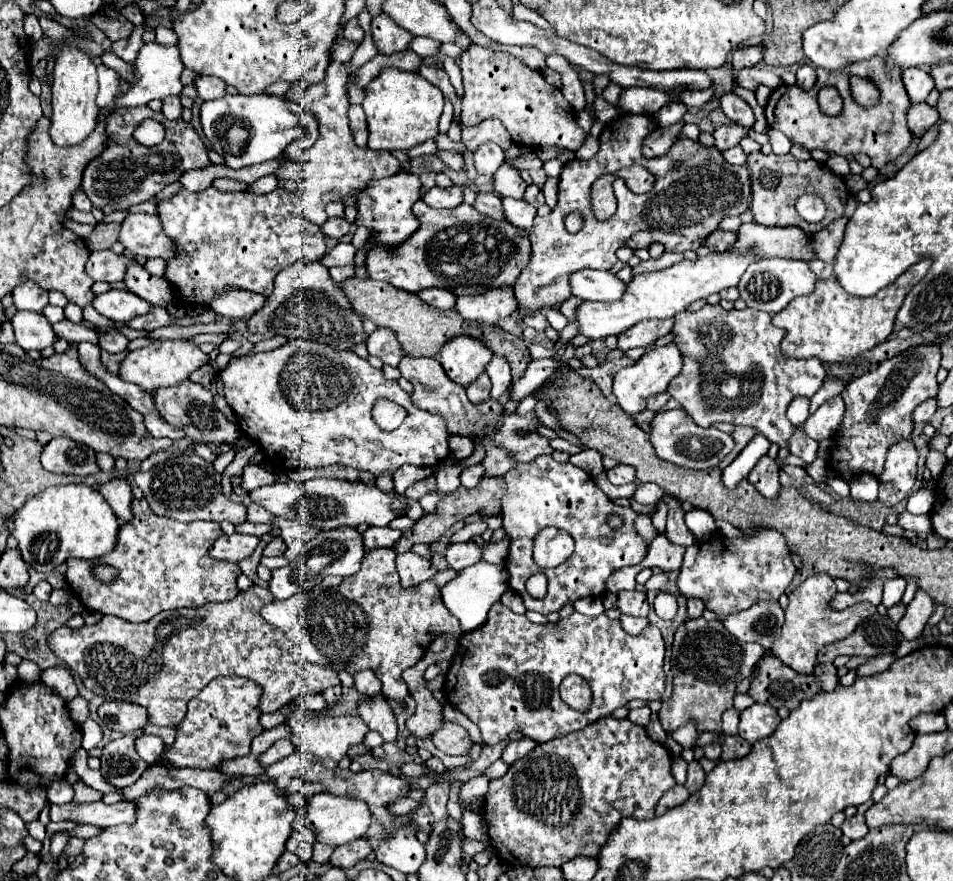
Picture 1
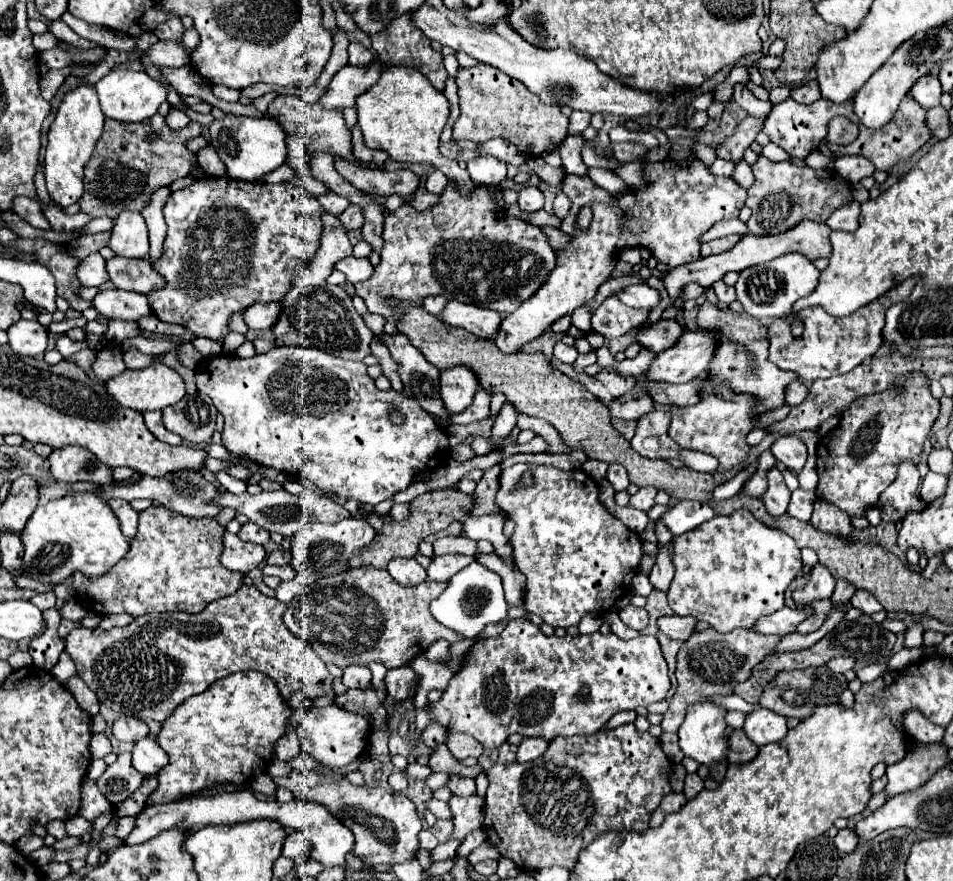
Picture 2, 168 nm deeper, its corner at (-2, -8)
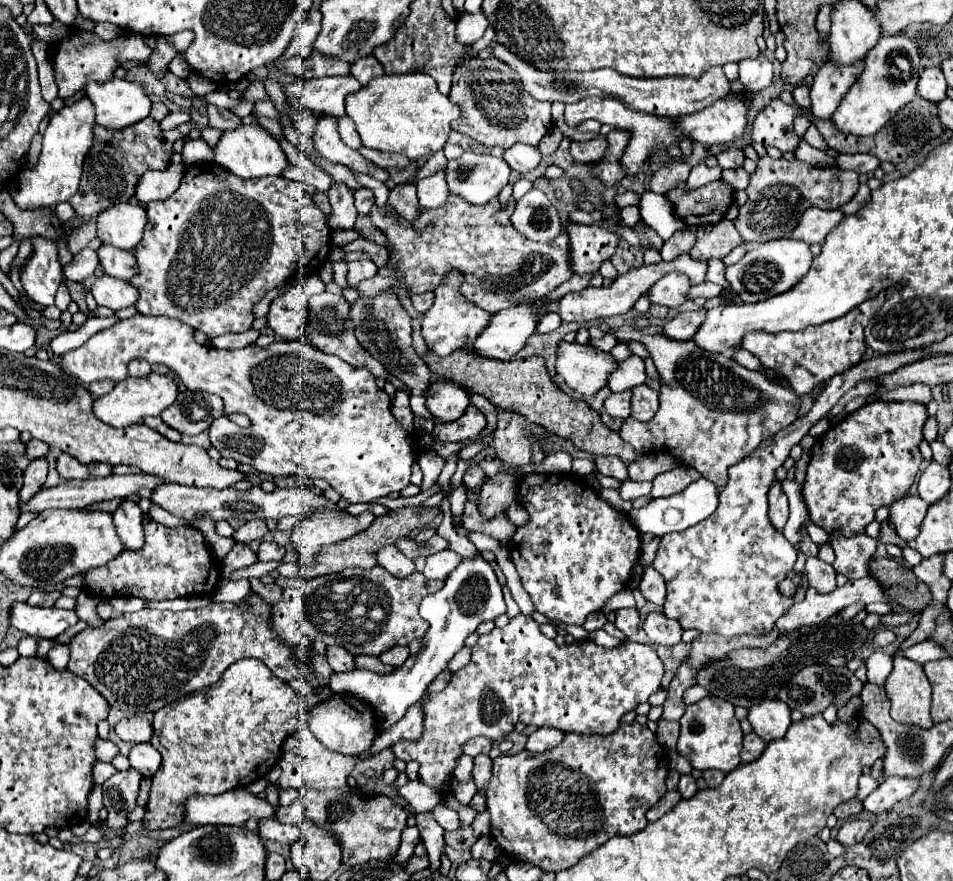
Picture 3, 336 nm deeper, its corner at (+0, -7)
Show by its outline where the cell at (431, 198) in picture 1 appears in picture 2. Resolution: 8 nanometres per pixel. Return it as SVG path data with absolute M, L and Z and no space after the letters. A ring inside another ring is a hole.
M418 188L416 194L414 194L414 200L412 200L412 206L414 206L416 210L428 210L430 206L436 206L438 202L440 202L440 196L430 194L430 192L426 192L424 188Z

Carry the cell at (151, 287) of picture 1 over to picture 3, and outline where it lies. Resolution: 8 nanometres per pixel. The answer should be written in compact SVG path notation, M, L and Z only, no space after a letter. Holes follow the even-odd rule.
M102 245L98 251L98 259L102 269L118 279L130 281L130 277L136 275L136 259L132 251L122 251L112 245Z

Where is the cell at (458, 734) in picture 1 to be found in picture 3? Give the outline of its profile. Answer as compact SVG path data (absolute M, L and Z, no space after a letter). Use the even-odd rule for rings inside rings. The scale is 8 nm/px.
M474 737L474 739L466 741L462 749L464 749L466 755L476 757L476 755L480 755L480 753L490 753L490 749L492 749L492 741L490 741L488 737Z

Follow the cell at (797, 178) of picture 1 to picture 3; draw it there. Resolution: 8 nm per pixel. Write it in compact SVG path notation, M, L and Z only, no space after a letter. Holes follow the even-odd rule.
M762 157L746 189L748 201L740 207L740 213L732 223L746 243L766 243L788 235L798 225L804 211L810 207L820 209L842 207L856 195L858 185L860 183L856 171L842 171L840 167L816 169L796 159L786 161L784 157L782 159Z

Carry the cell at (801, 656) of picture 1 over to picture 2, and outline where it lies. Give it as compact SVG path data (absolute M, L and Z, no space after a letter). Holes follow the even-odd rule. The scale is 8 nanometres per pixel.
M816 564L810 572L808 584L800 590L792 592L792 598L796 604L812 604L816 600L824 600L824 598L832 598L835 590L836 579L826 568L822 568L822 564Z

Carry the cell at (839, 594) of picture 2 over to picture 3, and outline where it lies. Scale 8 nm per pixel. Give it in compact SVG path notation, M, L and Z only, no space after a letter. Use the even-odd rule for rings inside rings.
M830 533L830 543L836 551L836 561L832 567L846 575L848 579L860 579L868 575L868 561L876 553L878 541L868 535L856 535L856 537L840 537L838 533Z

